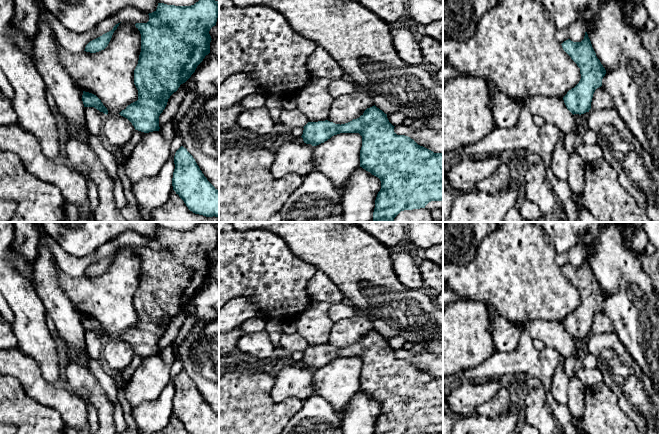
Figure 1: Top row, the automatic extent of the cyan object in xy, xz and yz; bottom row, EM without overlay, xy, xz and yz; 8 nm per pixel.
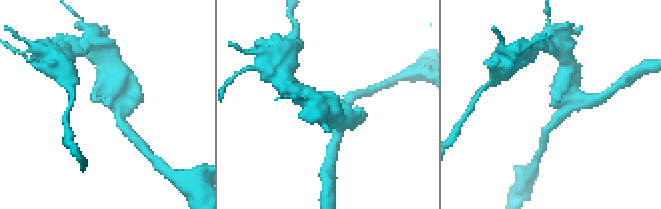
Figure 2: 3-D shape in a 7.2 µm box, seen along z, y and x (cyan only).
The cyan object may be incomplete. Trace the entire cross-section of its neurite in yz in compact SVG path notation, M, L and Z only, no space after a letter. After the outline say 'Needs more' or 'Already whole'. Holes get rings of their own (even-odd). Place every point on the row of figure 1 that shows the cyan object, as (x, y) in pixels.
M587 32L581 42L573 42L568 39L561 45L580 68L581 74L579 83L567 92L563 100L573 115L581 115L591 109L593 94L597 88L602 86L606 70L597 58Z. Already whole

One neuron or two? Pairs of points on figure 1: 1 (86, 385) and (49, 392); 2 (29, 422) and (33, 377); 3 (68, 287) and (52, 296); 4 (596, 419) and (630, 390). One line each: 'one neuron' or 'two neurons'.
1: two neurons
2: two neurons
3: two neurons
4: two neurons

